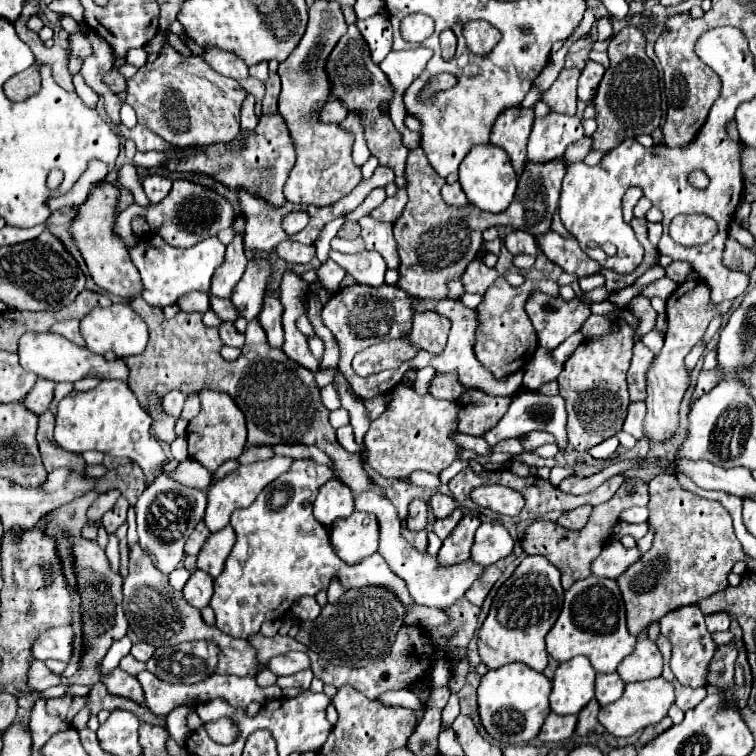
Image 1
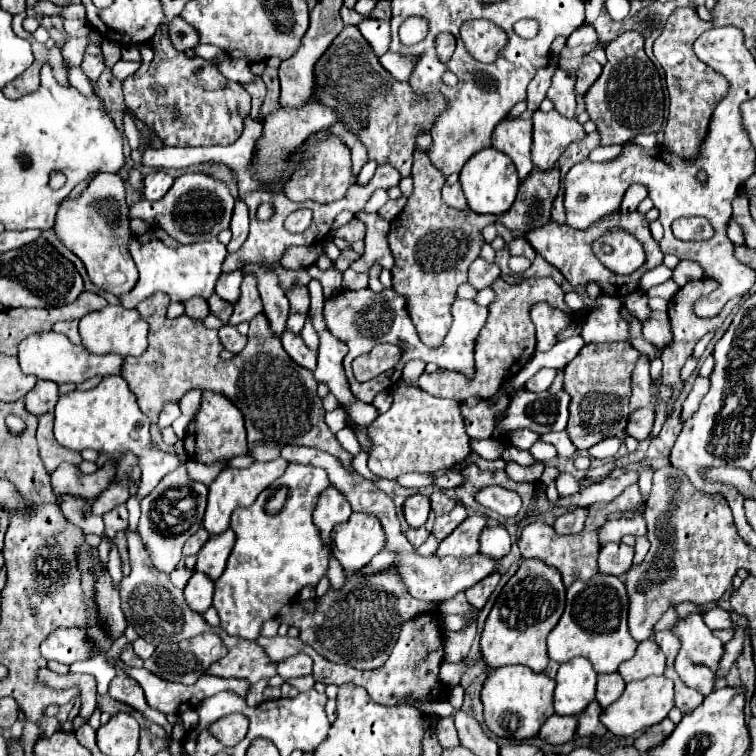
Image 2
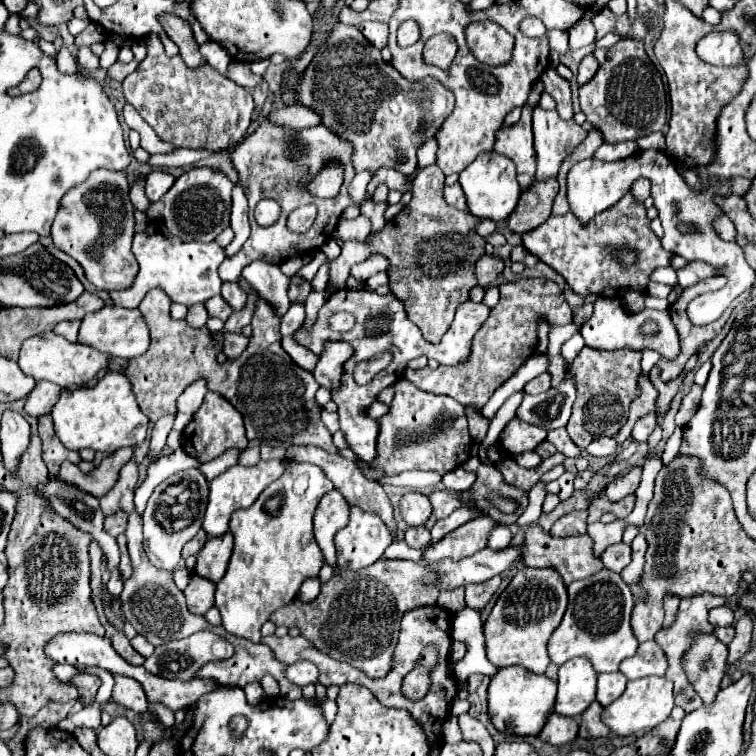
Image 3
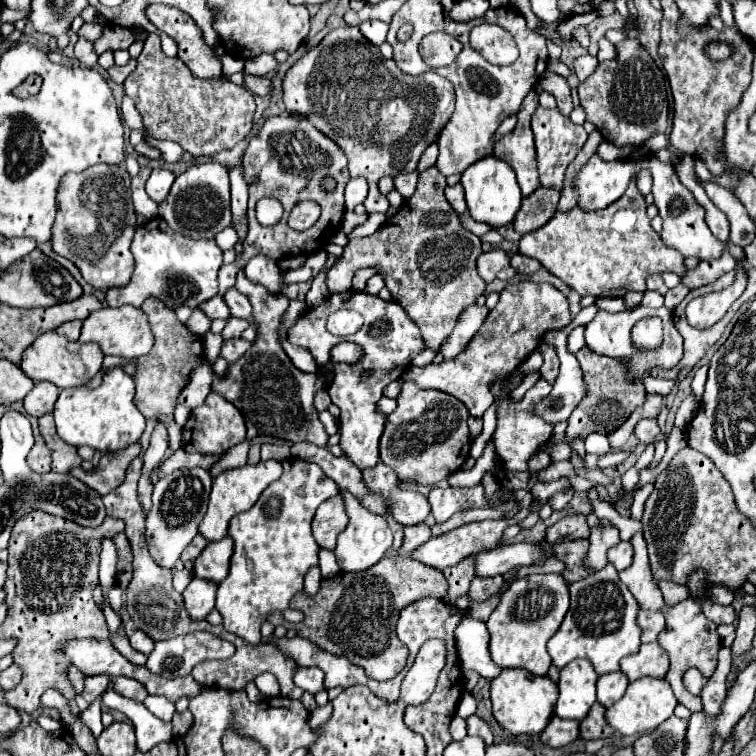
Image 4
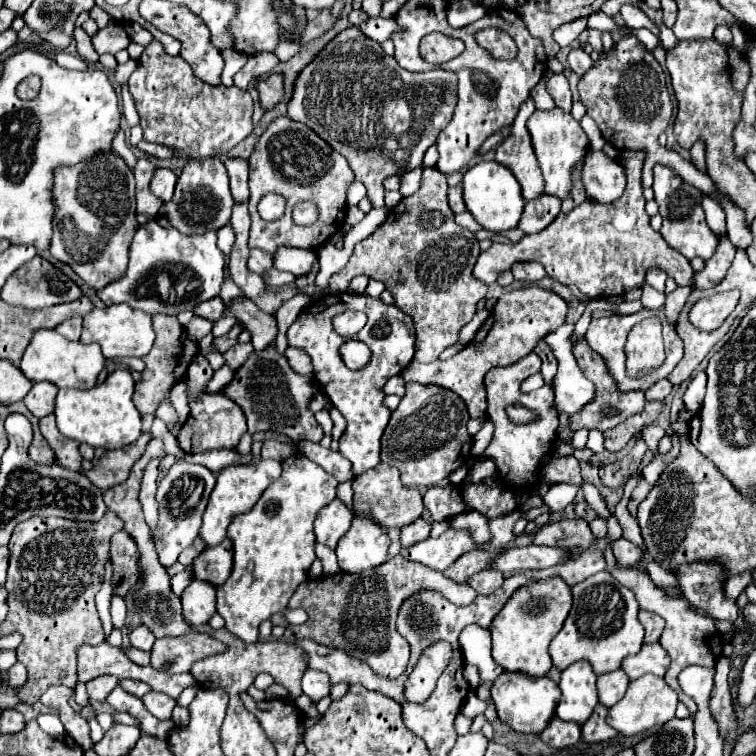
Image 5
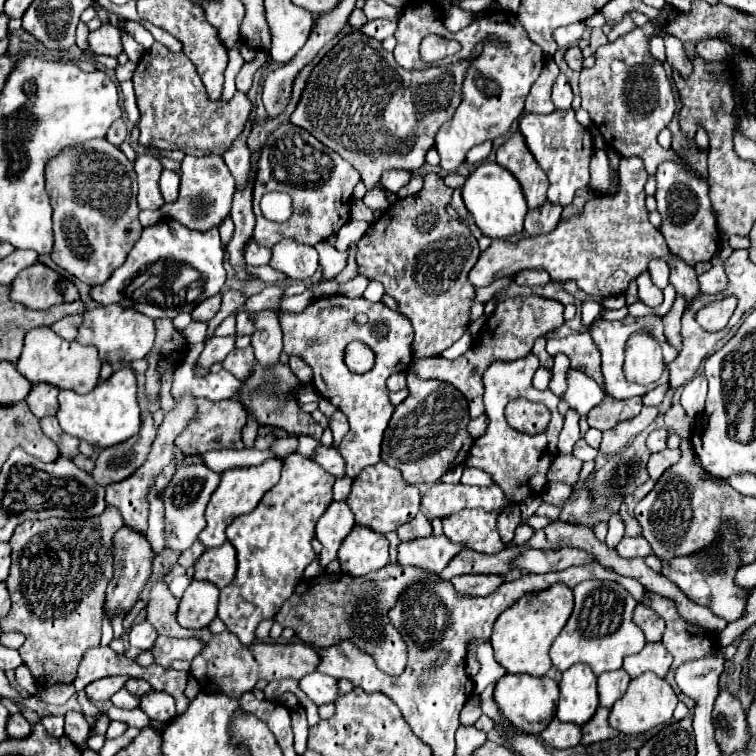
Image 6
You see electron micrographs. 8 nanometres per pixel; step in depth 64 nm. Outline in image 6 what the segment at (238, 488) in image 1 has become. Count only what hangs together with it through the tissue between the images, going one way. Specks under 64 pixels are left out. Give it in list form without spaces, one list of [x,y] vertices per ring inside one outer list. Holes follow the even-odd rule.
[[[274,458],[274,460],[264,460],[264,464],[258,466],[248,466],[248,468],[234,468],[228,472],[220,474],[220,484],[214,490],[208,508],[206,508],[206,528],[200,532],[198,540],[206,546],[206,548],[216,548],[220,544],[226,542],[226,526],[242,514],[248,514],[256,508],[256,504],[260,502],[260,498],[278,482],[280,478],[280,470],[282,470],[282,460]]]

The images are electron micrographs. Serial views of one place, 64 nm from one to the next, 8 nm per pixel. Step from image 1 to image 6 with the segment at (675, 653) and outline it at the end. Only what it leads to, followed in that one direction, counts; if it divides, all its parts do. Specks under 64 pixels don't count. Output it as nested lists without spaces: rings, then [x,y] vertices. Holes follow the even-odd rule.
[[[720,688],[712,716],[714,716],[716,740],[720,744],[722,754],[744,750],[748,742],[746,716],[742,704],[728,692],[728,688]]]

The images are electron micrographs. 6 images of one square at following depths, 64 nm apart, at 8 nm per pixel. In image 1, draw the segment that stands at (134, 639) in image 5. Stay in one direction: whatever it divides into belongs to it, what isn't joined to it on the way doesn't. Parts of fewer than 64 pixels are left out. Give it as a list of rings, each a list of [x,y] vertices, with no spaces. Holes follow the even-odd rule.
[[[138,642],[138,644],[132,646],[130,654],[132,654],[136,660],[140,660],[140,662],[148,662],[150,656],[154,654],[154,646],[150,646],[150,644],[146,644],[146,642]]]

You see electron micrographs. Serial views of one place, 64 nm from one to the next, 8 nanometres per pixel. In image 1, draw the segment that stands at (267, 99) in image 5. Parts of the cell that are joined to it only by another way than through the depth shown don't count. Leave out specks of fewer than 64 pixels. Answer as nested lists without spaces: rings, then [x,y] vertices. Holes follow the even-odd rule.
[[[204,46],[202,58],[204,58],[218,74],[224,74],[224,76],[234,78],[234,80],[248,78],[248,66],[246,66],[244,60],[240,60],[234,52],[224,52],[222,48],[216,48],[216,46]]]

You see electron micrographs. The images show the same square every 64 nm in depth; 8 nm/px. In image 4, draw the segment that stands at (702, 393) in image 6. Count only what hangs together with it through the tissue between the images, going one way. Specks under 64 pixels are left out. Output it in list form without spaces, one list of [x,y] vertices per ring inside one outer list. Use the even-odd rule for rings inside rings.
[[[702,366],[702,368],[698,368],[696,374],[694,374],[694,380],[692,380],[692,392],[696,394],[696,402],[700,402],[700,398],[702,398],[704,384],[706,384],[706,372],[708,372],[708,366]]]

